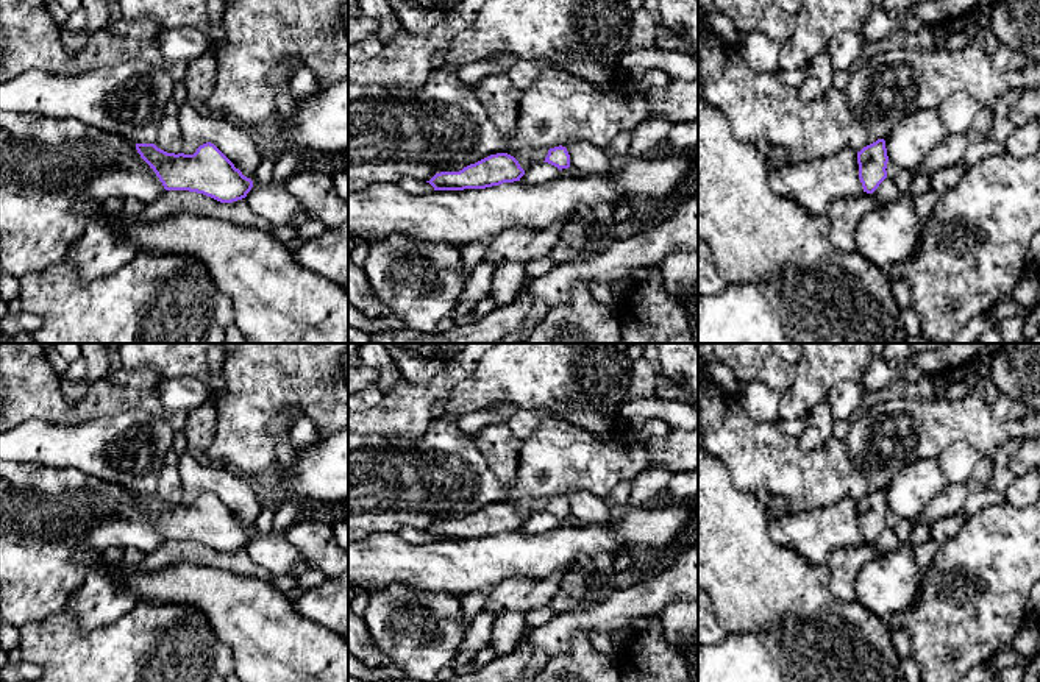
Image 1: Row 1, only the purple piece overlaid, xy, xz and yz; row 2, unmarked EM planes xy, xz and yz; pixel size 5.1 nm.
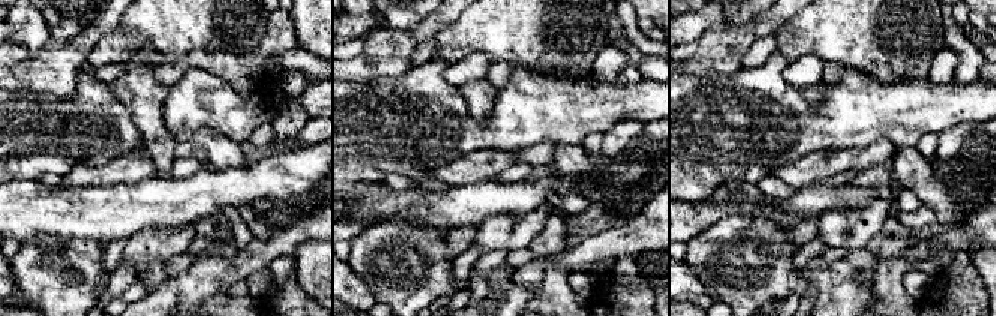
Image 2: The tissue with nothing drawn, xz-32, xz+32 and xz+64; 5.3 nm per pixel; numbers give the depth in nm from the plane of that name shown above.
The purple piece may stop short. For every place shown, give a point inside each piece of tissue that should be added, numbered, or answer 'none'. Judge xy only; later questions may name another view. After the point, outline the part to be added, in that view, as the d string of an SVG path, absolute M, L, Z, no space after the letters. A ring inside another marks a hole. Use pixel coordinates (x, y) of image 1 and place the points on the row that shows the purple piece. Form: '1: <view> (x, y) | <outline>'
none

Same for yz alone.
none

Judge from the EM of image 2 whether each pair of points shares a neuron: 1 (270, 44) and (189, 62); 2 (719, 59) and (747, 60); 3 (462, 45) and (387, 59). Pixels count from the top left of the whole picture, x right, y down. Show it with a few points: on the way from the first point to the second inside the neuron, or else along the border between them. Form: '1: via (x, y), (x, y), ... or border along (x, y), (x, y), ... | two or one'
1: via (251, 62), (209, 62) | one
2: border along (767, 36), (756, 41), (746, 51), (741, 66) | two
3: border along (459, 15), (434, 38) | two

